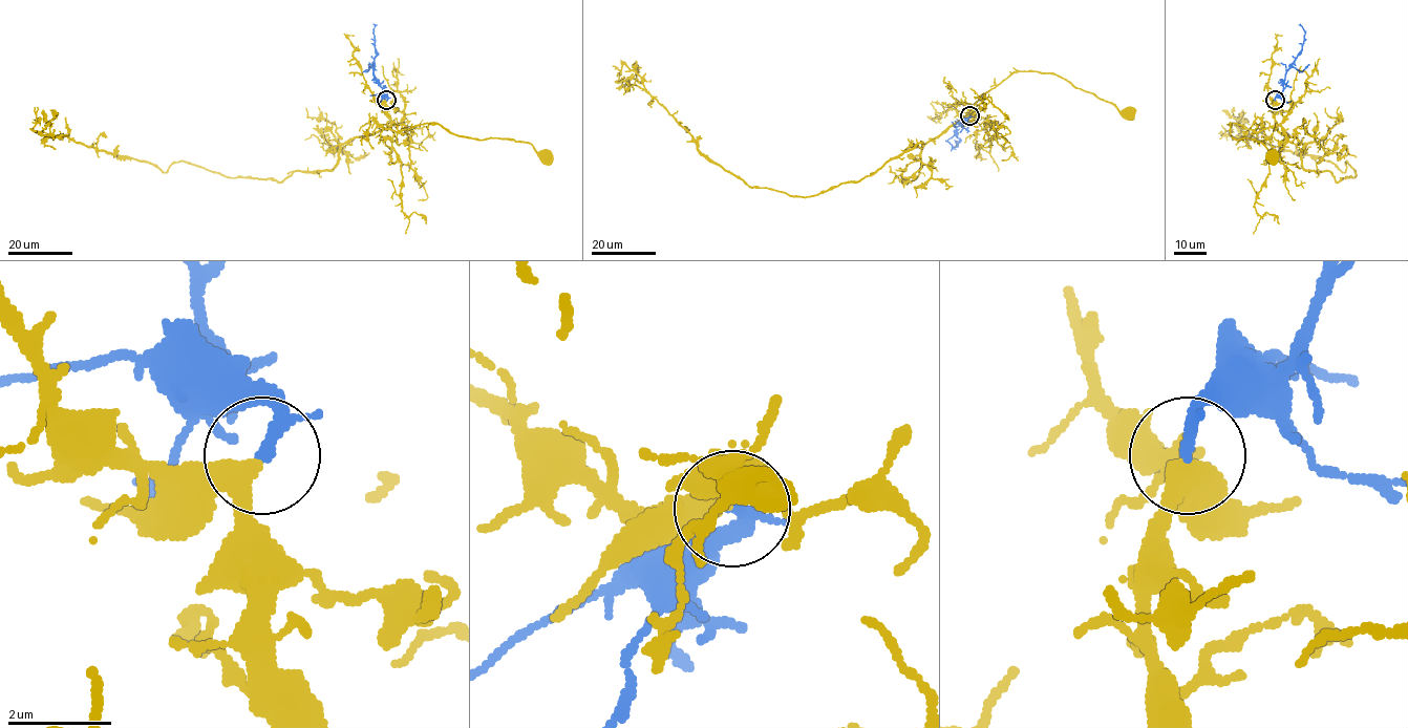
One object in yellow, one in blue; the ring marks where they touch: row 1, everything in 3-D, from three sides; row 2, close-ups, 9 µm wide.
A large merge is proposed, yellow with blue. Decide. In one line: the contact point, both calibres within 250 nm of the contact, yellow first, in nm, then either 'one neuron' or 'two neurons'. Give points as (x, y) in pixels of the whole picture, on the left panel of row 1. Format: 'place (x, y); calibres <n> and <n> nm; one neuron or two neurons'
place (386, 100); calibres 400 and 170 nm; one neuron

